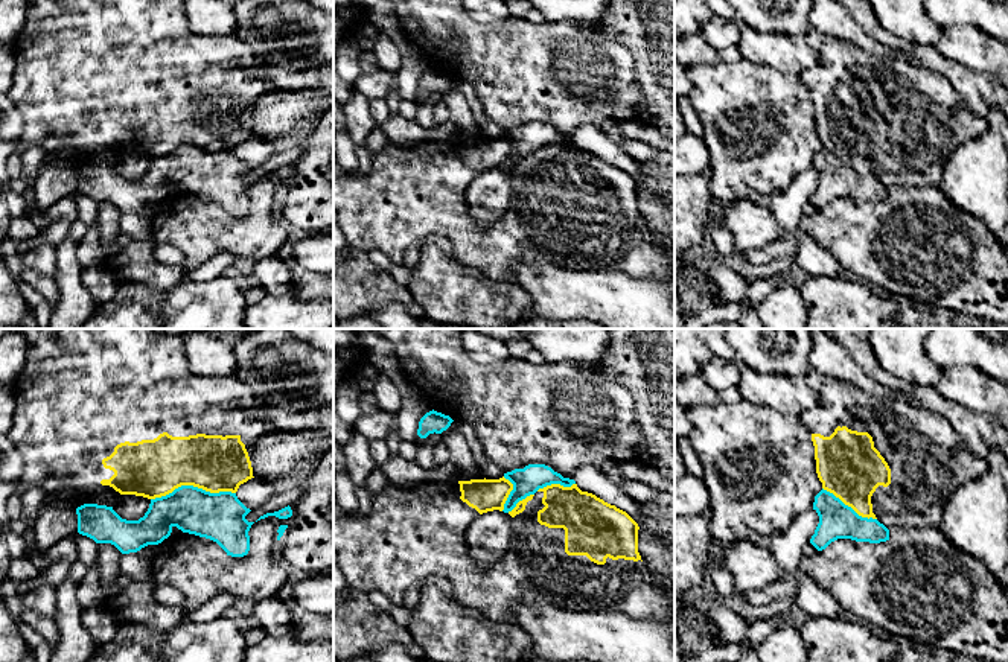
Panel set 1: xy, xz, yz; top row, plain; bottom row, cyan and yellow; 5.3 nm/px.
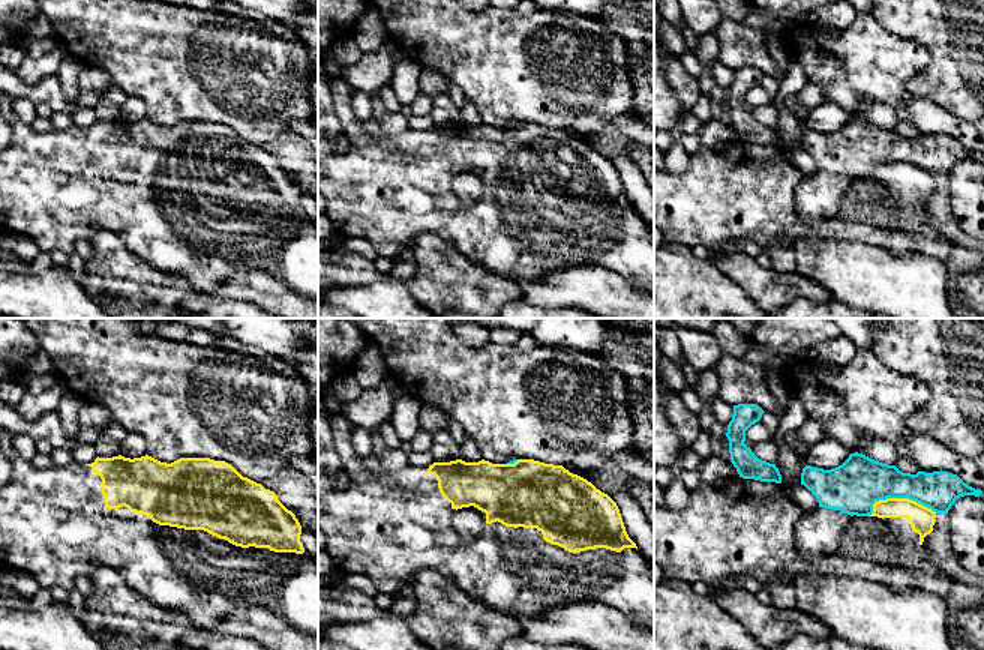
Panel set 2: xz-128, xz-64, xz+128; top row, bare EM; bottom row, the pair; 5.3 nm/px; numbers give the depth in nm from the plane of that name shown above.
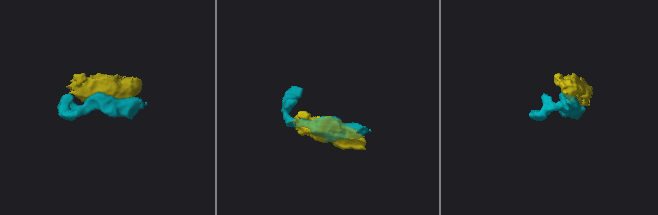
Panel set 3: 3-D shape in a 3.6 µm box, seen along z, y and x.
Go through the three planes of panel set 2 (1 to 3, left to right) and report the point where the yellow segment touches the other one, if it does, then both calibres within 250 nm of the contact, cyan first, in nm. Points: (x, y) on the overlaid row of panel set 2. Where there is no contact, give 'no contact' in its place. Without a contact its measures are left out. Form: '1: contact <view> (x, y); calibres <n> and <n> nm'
1: no contact
2: contact xz-64 (512, 463); calibres 20 and 360 nm
3: contact xz+128 (899, 497); calibres 280 and 140 nm

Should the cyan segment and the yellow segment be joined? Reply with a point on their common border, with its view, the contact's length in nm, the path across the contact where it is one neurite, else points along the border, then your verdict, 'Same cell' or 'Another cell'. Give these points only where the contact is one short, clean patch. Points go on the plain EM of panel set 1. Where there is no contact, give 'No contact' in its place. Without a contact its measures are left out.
Touches cyan at xy (192, 145). Shared border 440 nm. Another cell

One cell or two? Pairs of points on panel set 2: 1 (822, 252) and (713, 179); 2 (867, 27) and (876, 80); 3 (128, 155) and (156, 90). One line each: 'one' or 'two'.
1: two
2: one
3: two

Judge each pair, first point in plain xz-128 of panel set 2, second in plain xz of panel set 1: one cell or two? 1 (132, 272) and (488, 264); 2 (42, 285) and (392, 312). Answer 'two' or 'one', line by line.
1: two
2: one

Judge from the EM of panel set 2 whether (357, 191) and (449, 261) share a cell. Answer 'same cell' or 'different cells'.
different cells

